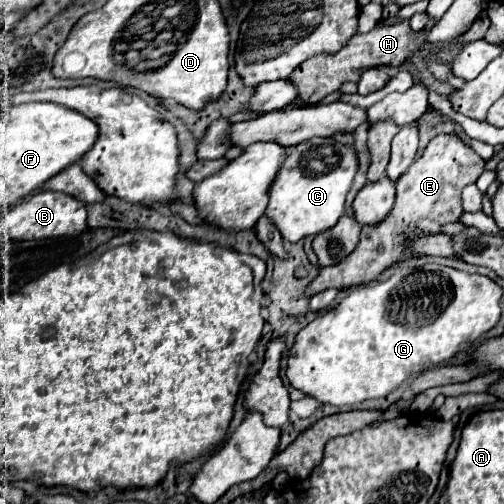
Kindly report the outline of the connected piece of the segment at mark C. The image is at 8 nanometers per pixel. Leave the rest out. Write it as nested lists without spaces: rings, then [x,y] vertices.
[[[314,137],[312,141],[304,141],[292,147],[288,161],[284,161],[284,169],[280,169],[280,173],[276,175],[266,215],[272,217],[282,237],[290,243],[296,243],[306,235],[328,231],[344,215],[346,195],[352,187],[356,171],[358,157],[354,147],[344,145],[332,137]]]

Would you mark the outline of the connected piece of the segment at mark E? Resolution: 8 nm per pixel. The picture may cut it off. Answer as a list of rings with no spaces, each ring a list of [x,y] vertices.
[[[440,133],[436,135],[424,153],[414,159],[408,171],[396,181],[396,201],[392,211],[378,225],[364,225],[356,249],[340,263],[320,269],[318,277],[306,287],[306,297],[314,297],[326,289],[350,289],[356,285],[372,283],[390,269],[394,263],[404,261],[414,255],[406,239],[416,241],[424,235],[442,233],[446,223],[454,223],[464,215],[462,207],[462,189],[476,183],[482,175],[486,161],[462,141],[460,135]]]

